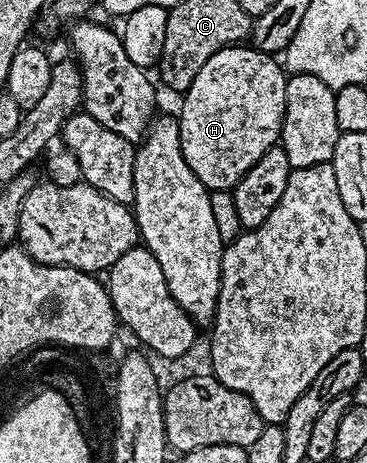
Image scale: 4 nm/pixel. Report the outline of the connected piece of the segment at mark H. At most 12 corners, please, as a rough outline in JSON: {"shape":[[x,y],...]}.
{"shape":[[224,48],[179,111],[187,166],[232,190],[278,143],[287,72]]}

